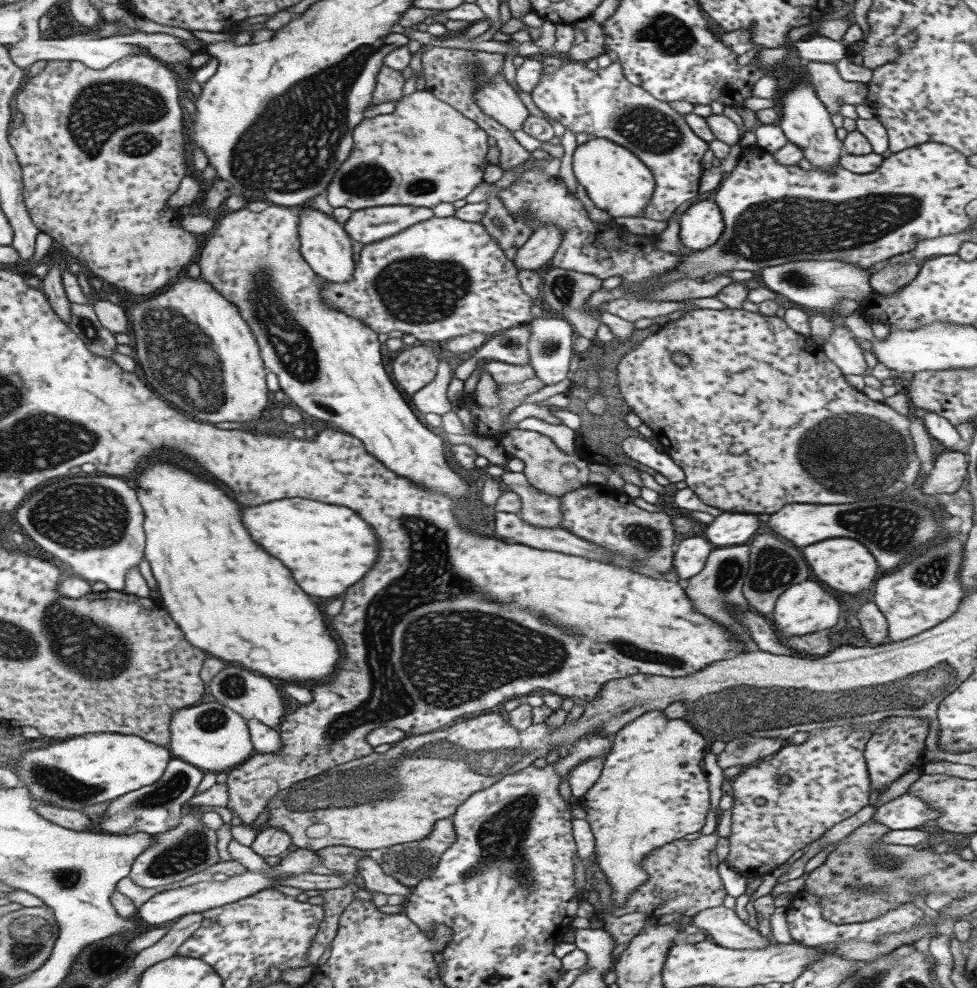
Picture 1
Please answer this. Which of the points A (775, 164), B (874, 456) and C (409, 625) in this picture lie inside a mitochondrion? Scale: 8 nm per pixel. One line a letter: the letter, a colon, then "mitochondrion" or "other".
A: other
B: mitochondrion
C: mitochondrion

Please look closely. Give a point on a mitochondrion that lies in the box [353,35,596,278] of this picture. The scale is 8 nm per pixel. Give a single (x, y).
(472, 71)

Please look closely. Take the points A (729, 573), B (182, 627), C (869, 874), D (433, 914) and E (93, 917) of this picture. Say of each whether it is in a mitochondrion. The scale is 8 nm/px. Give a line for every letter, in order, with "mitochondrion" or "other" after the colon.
A: mitochondrion
B: other
C: mitochondrion
D: other
E: other

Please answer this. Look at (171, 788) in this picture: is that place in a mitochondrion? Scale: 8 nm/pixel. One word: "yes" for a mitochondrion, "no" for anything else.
yes

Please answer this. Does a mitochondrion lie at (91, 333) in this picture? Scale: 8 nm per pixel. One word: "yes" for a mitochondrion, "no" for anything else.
yes

